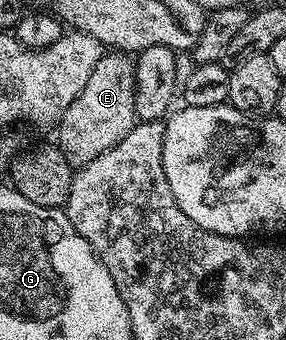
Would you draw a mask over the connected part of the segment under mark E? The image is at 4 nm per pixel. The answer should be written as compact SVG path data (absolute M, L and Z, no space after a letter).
M125 51L103 52L100 63L92 71L84 91L72 99L68 111L56 123L58 149L68 159L68 163L81 167L92 163L104 151L116 147L124 135L133 131L136 124L134 116L134 92L136 91L135 58Z

